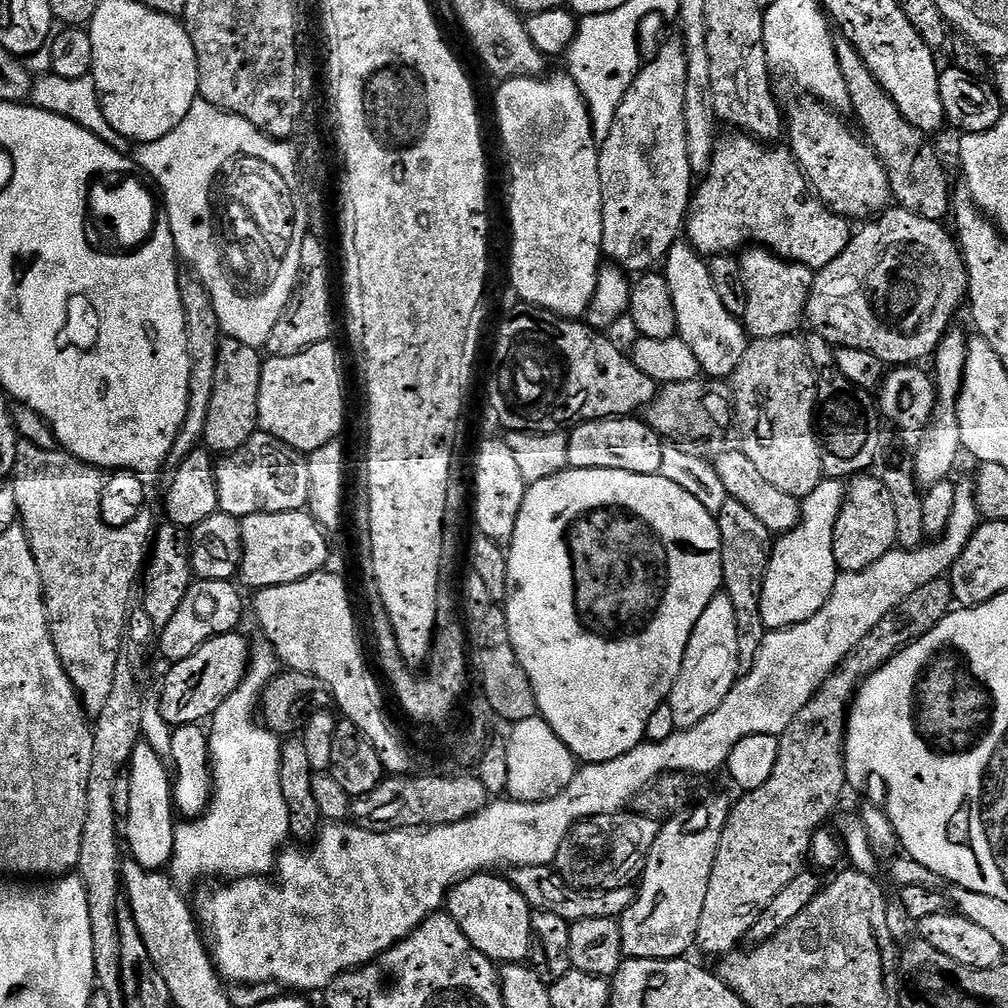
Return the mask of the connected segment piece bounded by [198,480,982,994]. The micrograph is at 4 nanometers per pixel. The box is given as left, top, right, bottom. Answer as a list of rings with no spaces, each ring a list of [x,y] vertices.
[[[959,481],[959,483],[956,484],[956,493],[954,494],[954,514],[950,514],[950,522],[946,526],[946,530],[940,539],[937,539],[935,542],[925,543],[923,546],[913,550],[890,551],[878,562],[874,562],[869,568],[861,572],[840,572],[836,577],[836,585],[830,594],[830,598],[822,606],[822,610],[818,610],[818,614],[814,614],[810,617],[805,624],[795,624],[793,628],[769,631],[767,635],[765,635],[762,646],[754,658],[754,666],[751,672],[743,673],[742,679],[732,687],[730,694],[726,694],[722,706],[718,706],[718,710],[714,710],[714,714],[710,714],[702,722],[698,722],[698,726],[694,726],[687,730],[677,730],[673,736],[666,738],[666,742],[662,742],[661,744],[641,742],[633,752],[628,752],[627,755],[622,758],[616,758],[606,764],[584,764],[583,767],[577,771],[576,777],[572,779],[570,786],[566,790],[560,792],[554,798],[543,800],[537,804],[521,804],[518,800],[500,798],[495,802],[489,803],[487,808],[483,808],[481,812],[475,813],[475,815],[469,819],[454,824],[432,826],[424,831],[366,832],[359,826],[353,826],[353,828],[344,828],[348,826],[325,827],[323,831],[319,833],[315,843],[309,847],[313,848],[310,849],[308,853],[288,852],[289,850],[281,851],[278,857],[278,863],[274,869],[275,876],[277,876],[273,884],[264,884],[268,882],[261,882],[256,878],[236,880],[224,886],[228,888],[220,888],[217,892],[212,892],[209,896],[202,897],[200,900],[200,908],[198,904],[198,924],[210,941],[210,957],[215,965],[217,973],[219,973],[229,985],[244,984],[240,986],[260,986],[256,984],[272,984],[277,980],[277,982],[284,987],[282,989],[295,990],[300,994],[308,994],[304,992],[316,992],[319,988],[320,991],[327,990],[327,988],[329,988],[338,977],[344,975],[345,972],[363,969],[365,966],[379,961],[385,954],[391,953],[397,946],[403,945],[425,921],[437,915],[437,913],[445,907],[450,893],[465,878],[475,877],[485,870],[496,870],[492,868],[500,868],[503,864],[512,864],[511,866],[515,866],[516,868],[544,868],[545,866],[555,865],[556,856],[560,853],[560,847],[567,842],[569,834],[572,833],[572,829],[575,828],[577,824],[591,821],[593,818],[611,818],[617,814],[623,813],[625,809],[627,809],[624,807],[626,807],[631,800],[635,801],[645,788],[659,780],[660,777],[668,775],[670,772],[687,772],[689,776],[699,778],[699,776],[708,776],[711,772],[718,771],[719,768],[721,771],[721,769],[727,765],[731,752],[747,736],[770,735],[778,738],[787,730],[790,726],[790,722],[794,722],[798,710],[802,710],[802,706],[806,706],[811,702],[812,695],[828,681],[828,677],[831,676],[833,672],[839,669],[840,665],[844,663],[844,659],[856,649],[858,642],[862,642],[862,638],[866,638],[866,634],[870,634],[870,630],[874,630],[874,626],[878,626],[878,622],[882,622],[887,616],[891,616],[892,613],[900,607],[902,602],[906,602],[906,598],[910,598],[910,594],[914,594],[914,590],[922,590],[922,586],[926,586],[930,582],[941,579],[945,574],[951,573],[953,566],[956,564],[957,560],[959,560],[961,554],[967,550],[968,545],[972,542],[972,537],[976,535],[976,530],[982,523],[982,508],[981,505],[976,502],[976,494],[977,489],[975,487],[972,488],[970,481]]]

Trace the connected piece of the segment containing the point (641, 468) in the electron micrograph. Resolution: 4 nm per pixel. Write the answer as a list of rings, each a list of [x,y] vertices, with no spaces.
[[[611,416],[605,420],[586,420],[577,423],[571,431],[567,433],[570,468],[606,468],[654,476],[665,467],[665,441],[643,419]]]

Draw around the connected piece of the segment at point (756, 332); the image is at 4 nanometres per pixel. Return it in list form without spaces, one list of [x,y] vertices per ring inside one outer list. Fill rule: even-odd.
[[[759,246],[741,251],[738,259],[742,266],[742,280],[746,282],[746,314],[742,323],[749,337],[761,340],[799,333],[800,323],[804,324],[806,320],[813,269],[804,264],[794,264],[791,260],[782,260],[767,248]]]

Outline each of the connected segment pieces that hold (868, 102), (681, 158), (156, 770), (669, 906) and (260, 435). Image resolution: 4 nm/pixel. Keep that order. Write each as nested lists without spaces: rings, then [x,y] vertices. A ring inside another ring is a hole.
[[[836,40],[838,66],[842,66],[842,78],[846,78],[846,88],[850,90],[850,110],[856,114],[858,128],[866,137],[888,175],[892,185],[892,200],[899,207],[913,211],[922,218],[943,221],[953,207],[952,192],[948,189],[948,178],[944,174],[941,153],[928,145],[929,137],[922,130],[910,126],[902,118],[902,110],[894,106],[894,98],[882,90],[878,78],[870,74],[870,66],[862,62],[862,54],[849,40]]]
[[[676,38],[662,45],[656,57],[641,67],[618,106],[610,134],[598,148],[604,256],[629,274],[655,269],[686,228],[694,195],[683,114],[686,78],[687,50],[683,39]]]
[[[141,742],[134,750],[126,778],[130,782],[130,814],[123,821],[122,836],[127,851],[128,848],[132,851],[129,852],[131,859],[147,872],[167,869],[176,849],[178,827],[178,816],[174,811],[174,780],[169,765],[165,757],[159,756],[147,742]]]
[[[720,796],[699,804],[660,824],[660,833],[648,854],[644,875],[638,881],[638,891],[624,915],[619,917],[622,950],[627,959],[679,960],[687,953],[684,951],[688,947],[691,949],[695,945],[702,906],[706,906],[706,890],[710,890],[710,876],[714,874],[714,862],[718,858],[718,848],[730,811],[729,801]]]
[[[258,430],[252,435],[250,442],[246,442],[246,446],[227,453],[221,460],[224,461],[216,464],[219,511],[243,518],[250,514],[262,514],[263,512],[299,512],[307,509],[310,498],[308,456],[286,446],[286,442]]]

